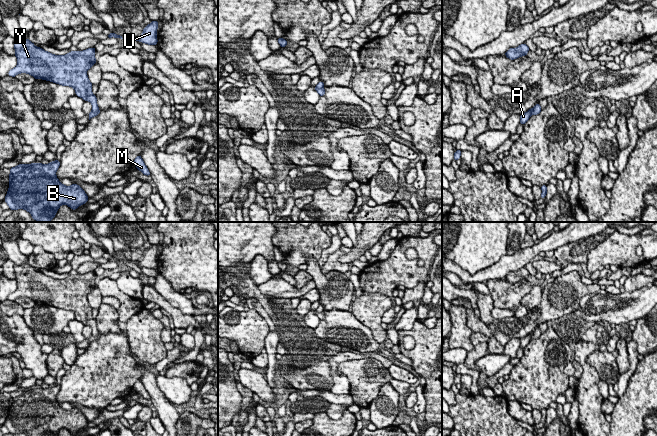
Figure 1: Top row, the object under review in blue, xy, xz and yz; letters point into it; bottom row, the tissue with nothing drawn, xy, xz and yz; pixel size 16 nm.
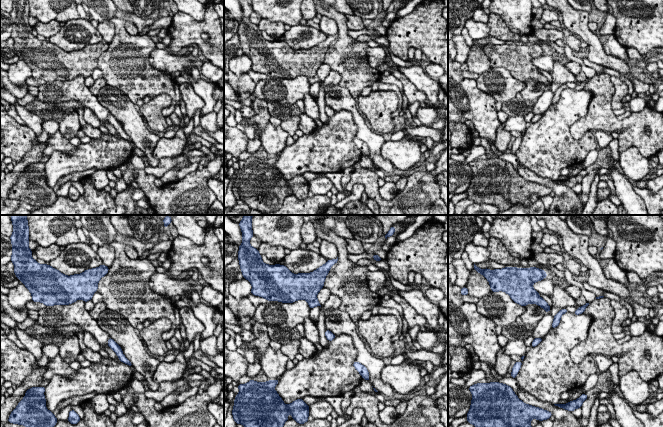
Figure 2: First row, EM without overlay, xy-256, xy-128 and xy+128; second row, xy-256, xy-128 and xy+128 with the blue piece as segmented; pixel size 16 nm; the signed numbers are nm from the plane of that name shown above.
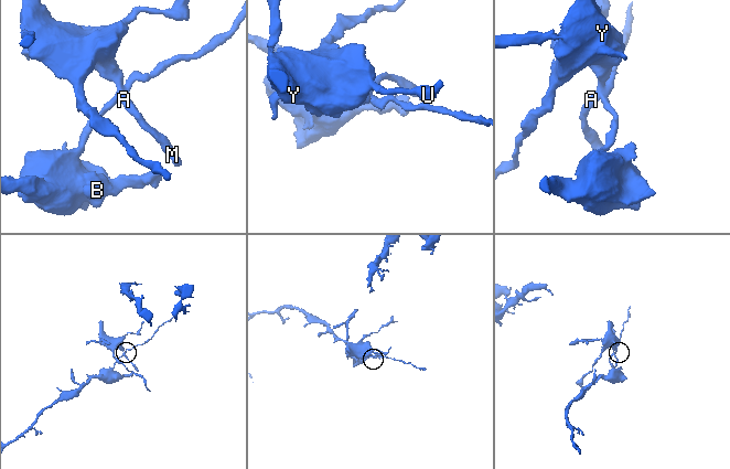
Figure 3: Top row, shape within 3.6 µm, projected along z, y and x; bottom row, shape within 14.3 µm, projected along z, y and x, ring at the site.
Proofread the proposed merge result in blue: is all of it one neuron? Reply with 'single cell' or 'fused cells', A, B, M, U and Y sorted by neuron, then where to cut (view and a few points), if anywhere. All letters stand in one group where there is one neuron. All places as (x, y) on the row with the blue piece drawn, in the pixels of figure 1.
fused cells; A M U Y / B; cut in yz along (533, 108), (531, 114)

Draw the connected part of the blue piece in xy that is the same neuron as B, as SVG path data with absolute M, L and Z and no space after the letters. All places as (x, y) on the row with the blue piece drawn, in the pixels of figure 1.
M52 161L49 164L32 163L19 164L10 168L9 189L4 201L11 210L24 209L28 211L33 220L50 222L63 204L75 210L80 205L87 203L89 197L77 184L63 185L56 176L60 161Z

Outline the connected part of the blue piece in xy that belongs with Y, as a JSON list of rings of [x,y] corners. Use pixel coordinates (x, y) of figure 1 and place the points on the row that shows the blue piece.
[[[29,39],[14,41],[17,66],[11,69],[8,76],[15,77],[20,73],[32,75],[75,89],[78,97],[92,104],[92,112],[99,112],[96,95],[92,93],[92,83],[87,70],[95,63],[95,48],[84,51],[71,51],[66,55],[54,55],[36,47]]]

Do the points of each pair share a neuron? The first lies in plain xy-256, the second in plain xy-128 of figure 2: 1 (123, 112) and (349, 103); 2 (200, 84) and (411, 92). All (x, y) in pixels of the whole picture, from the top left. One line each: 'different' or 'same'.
1: same
2: different

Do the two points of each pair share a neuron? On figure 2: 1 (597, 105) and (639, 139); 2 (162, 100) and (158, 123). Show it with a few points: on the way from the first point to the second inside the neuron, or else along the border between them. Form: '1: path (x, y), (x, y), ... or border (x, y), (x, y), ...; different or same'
1: path (608, 116), (618, 126), (629, 126), (631, 128); same
2: path (157, 106), (157, 117); same

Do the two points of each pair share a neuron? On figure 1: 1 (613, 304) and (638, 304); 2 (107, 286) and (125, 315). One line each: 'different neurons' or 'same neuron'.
1: same neuron
2: same neuron

